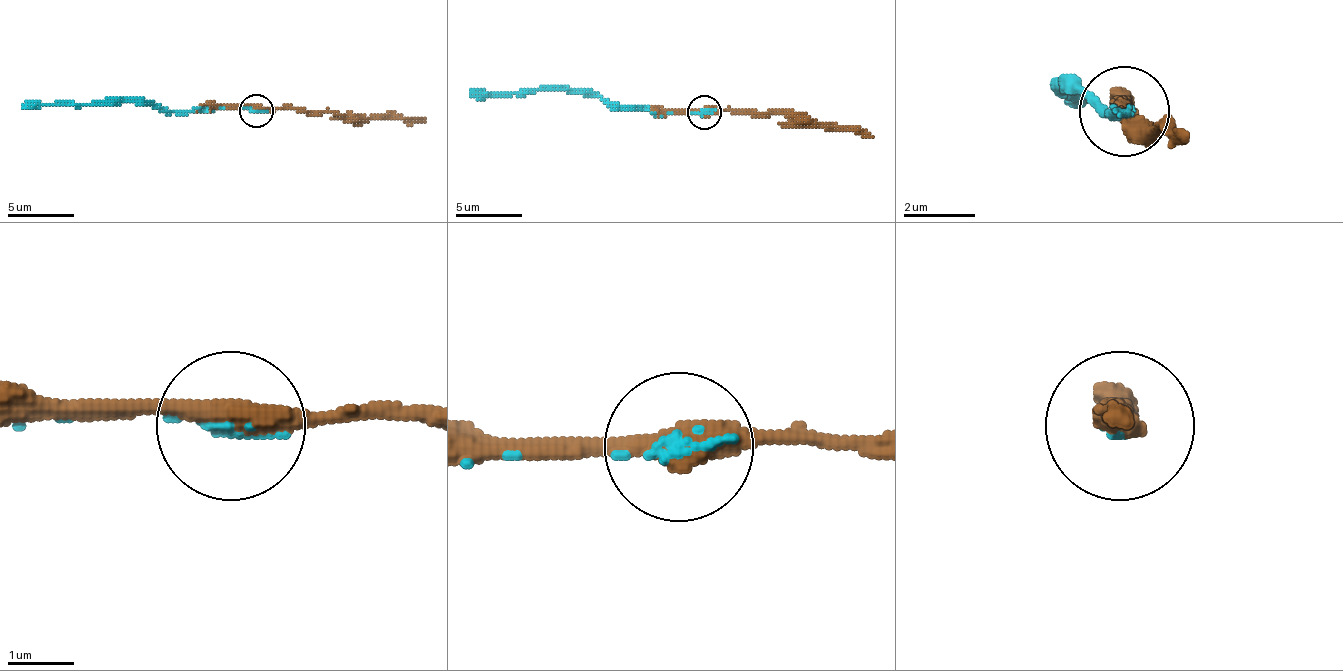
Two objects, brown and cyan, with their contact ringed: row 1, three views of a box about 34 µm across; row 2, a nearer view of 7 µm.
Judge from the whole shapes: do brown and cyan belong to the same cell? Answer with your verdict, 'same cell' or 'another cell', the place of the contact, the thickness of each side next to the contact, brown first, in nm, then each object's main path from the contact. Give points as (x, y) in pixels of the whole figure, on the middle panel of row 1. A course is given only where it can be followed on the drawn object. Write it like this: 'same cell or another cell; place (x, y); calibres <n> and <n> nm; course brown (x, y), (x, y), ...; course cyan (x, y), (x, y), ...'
same cell; place (704, 112); calibres 400 and 130 nm; course brown (705, 113), (785, 113), (832, 126), (859, 126), (872, 136); course cyan (705, 113), (661, 116), (638, 106), (608, 106), (598, 96), (581, 93), (471, 90)

